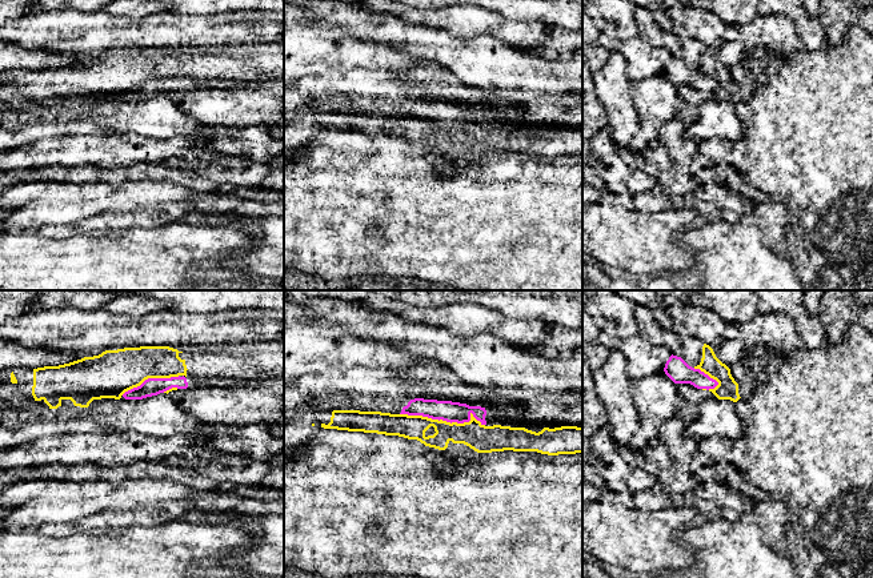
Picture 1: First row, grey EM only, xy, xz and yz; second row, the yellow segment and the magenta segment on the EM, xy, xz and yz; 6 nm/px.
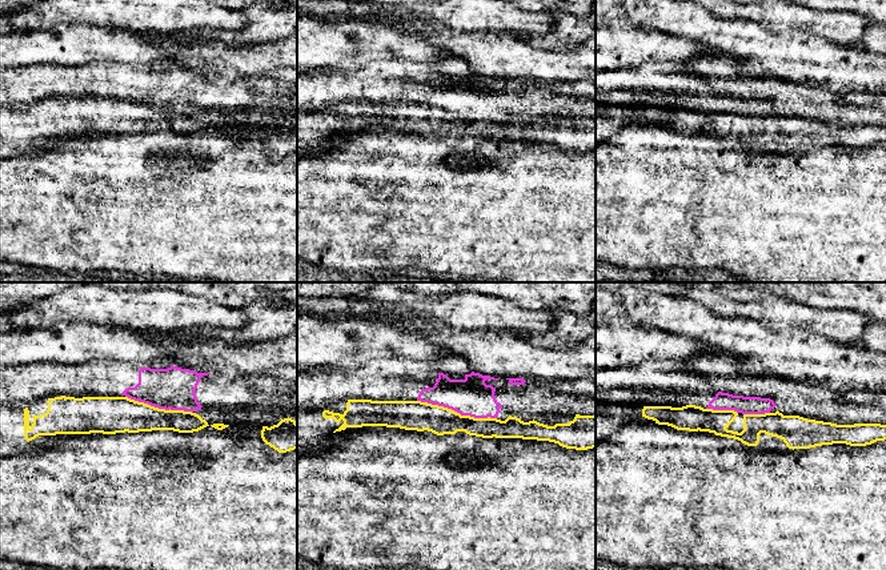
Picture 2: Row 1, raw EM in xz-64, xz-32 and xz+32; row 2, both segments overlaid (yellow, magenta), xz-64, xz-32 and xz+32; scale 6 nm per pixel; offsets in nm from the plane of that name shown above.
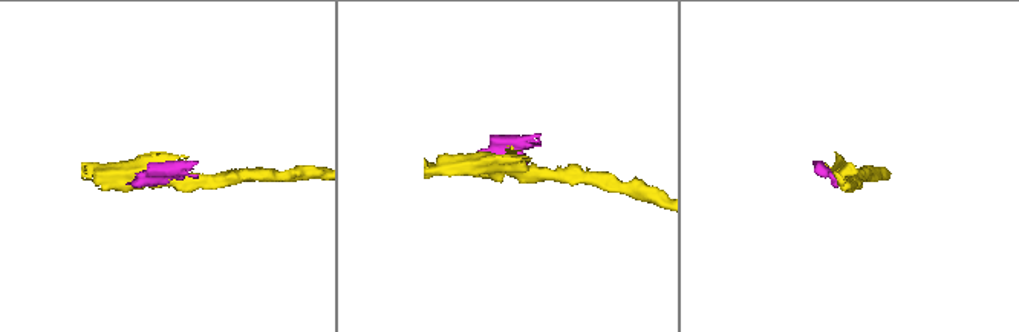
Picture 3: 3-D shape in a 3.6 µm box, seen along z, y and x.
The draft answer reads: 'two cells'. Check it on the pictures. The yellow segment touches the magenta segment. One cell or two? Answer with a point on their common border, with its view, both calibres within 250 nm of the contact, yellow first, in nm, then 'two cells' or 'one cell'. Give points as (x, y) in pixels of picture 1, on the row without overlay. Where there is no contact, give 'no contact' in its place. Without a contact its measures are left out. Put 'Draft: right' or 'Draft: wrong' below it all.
contact xz (441, 121); calibres 160 and 130 nm; two cells
Draft: right

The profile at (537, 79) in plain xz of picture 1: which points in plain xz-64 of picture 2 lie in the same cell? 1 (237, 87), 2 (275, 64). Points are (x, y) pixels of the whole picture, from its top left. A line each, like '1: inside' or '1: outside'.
1: outside
2: inside

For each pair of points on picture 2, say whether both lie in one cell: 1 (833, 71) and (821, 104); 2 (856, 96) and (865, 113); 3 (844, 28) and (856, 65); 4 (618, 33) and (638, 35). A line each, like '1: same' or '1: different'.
1: different
2: different
3: different
4: same

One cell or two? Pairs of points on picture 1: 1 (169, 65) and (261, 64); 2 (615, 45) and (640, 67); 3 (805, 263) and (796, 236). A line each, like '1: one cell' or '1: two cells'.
1: one cell
2: one cell
3: one cell

